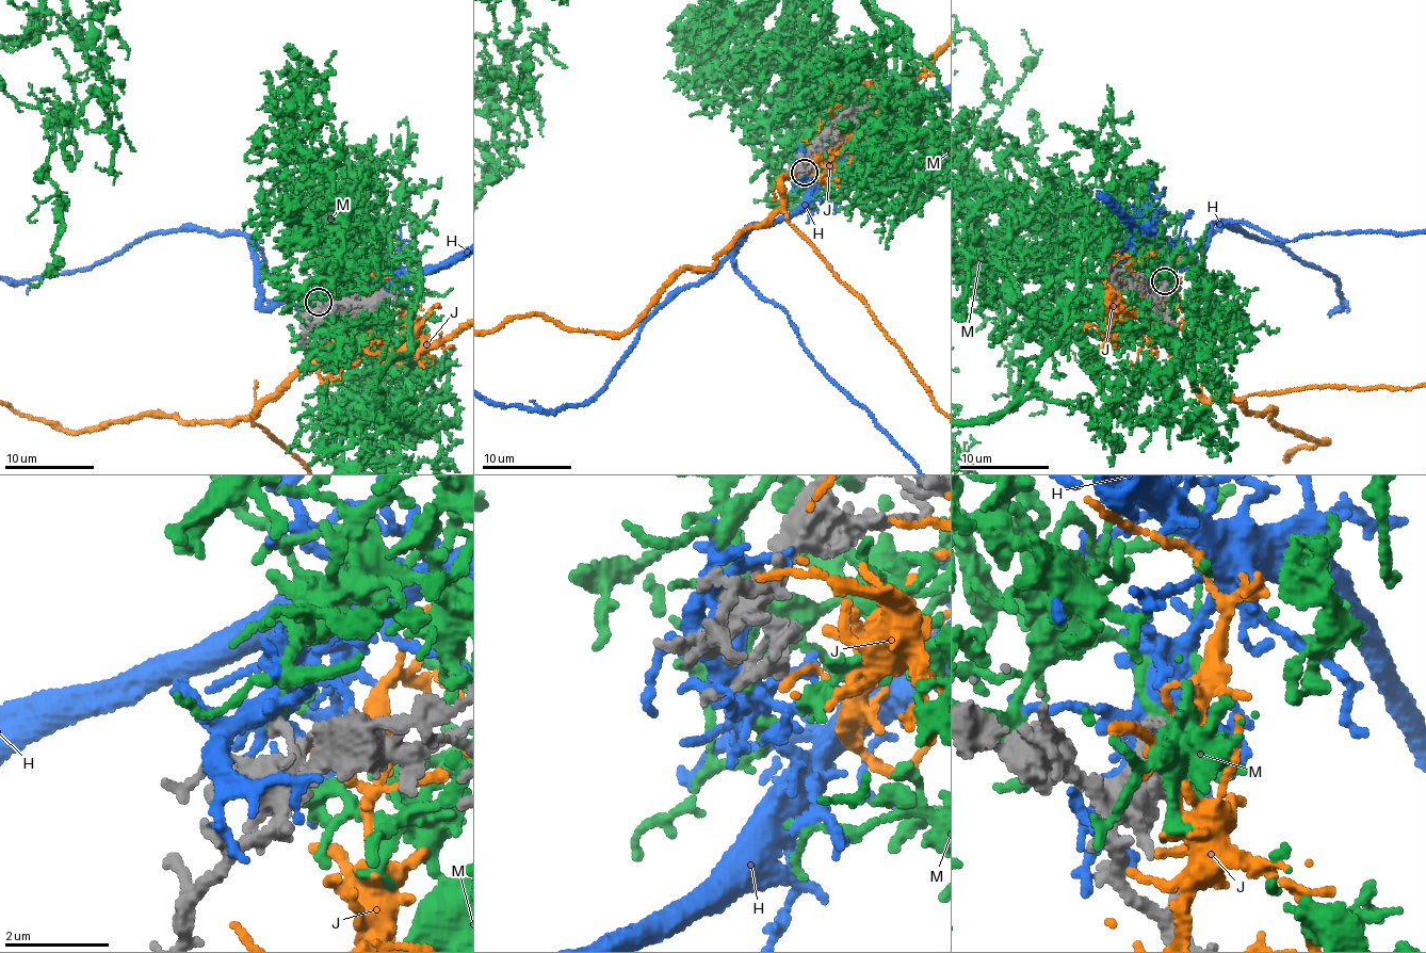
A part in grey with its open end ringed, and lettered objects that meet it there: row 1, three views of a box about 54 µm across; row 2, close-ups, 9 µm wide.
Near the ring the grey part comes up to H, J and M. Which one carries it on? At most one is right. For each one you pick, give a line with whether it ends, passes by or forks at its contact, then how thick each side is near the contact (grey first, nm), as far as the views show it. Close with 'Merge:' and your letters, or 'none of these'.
M: it passes by; calibres 220 and 130 nm
Merge: M

